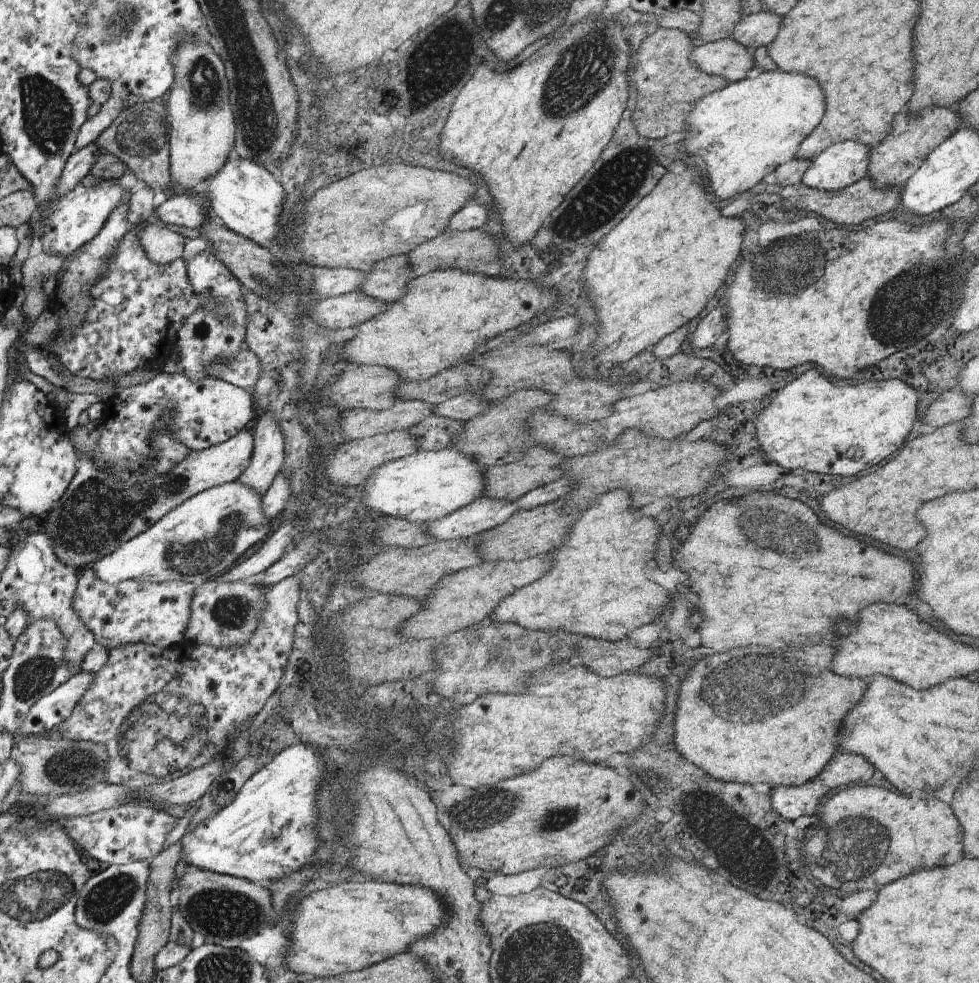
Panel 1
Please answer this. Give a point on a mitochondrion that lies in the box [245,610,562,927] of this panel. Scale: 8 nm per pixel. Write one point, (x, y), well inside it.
(500, 807)

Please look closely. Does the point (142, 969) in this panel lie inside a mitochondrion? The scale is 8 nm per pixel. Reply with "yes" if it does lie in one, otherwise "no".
no

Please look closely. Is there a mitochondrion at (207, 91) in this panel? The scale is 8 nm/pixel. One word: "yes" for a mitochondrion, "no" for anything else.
yes

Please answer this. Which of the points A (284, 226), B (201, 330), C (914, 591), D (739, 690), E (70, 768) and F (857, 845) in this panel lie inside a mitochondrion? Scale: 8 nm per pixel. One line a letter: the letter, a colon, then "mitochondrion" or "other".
A: other
B: other
C: other
D: mitochondrion
E: mitochondrion
F: mitochondrion

